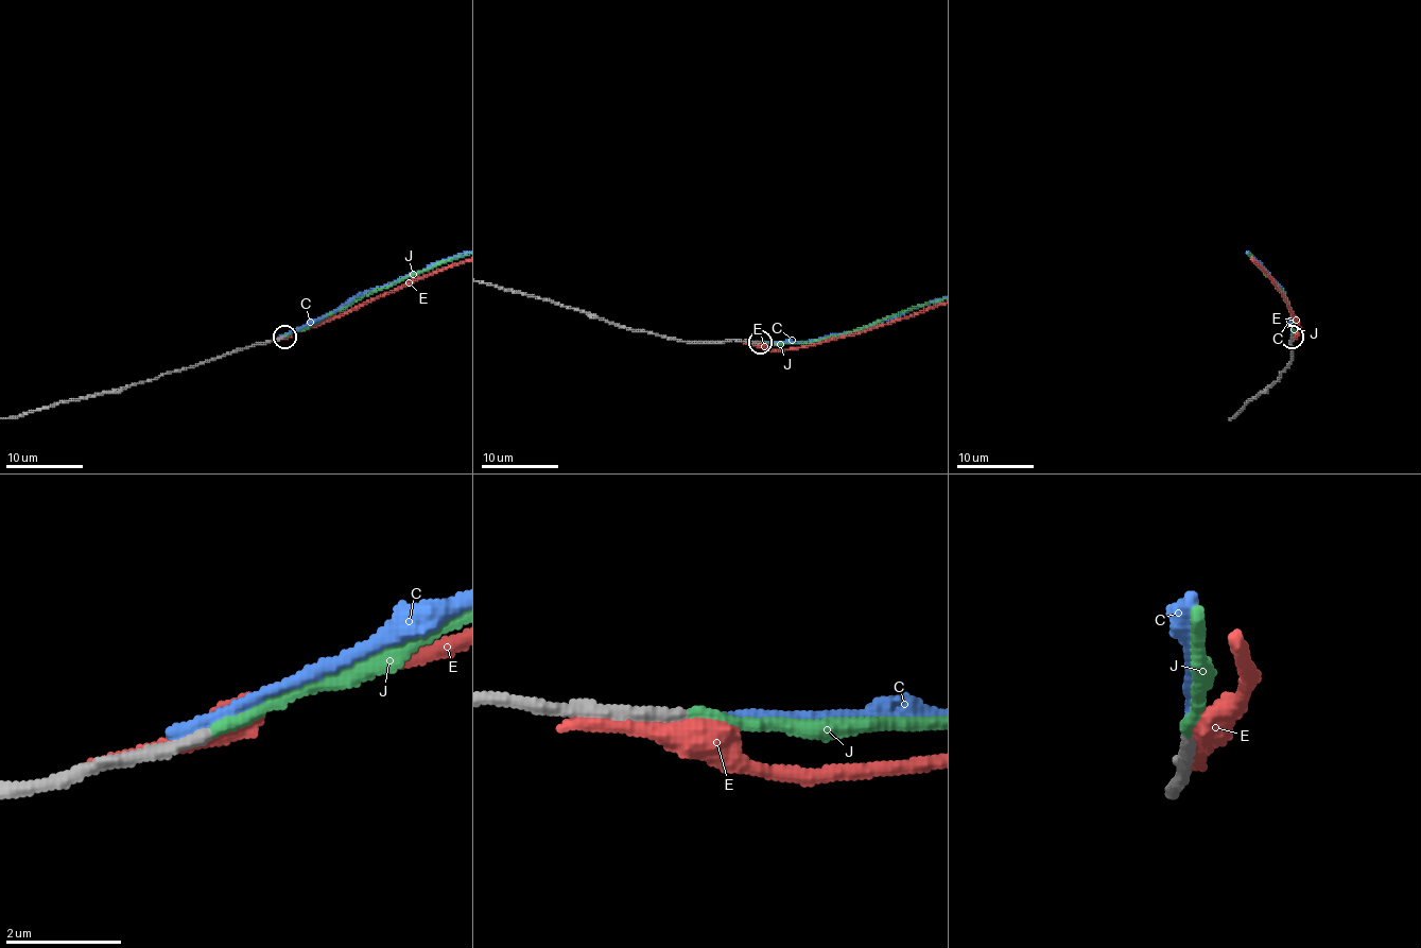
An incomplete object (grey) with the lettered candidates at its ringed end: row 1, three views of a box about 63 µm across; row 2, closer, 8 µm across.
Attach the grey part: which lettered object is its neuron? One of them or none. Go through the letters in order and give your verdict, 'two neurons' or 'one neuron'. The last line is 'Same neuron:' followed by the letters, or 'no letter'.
C: two neurons
E: two neurons
J: one neuron
Same neuron: J

